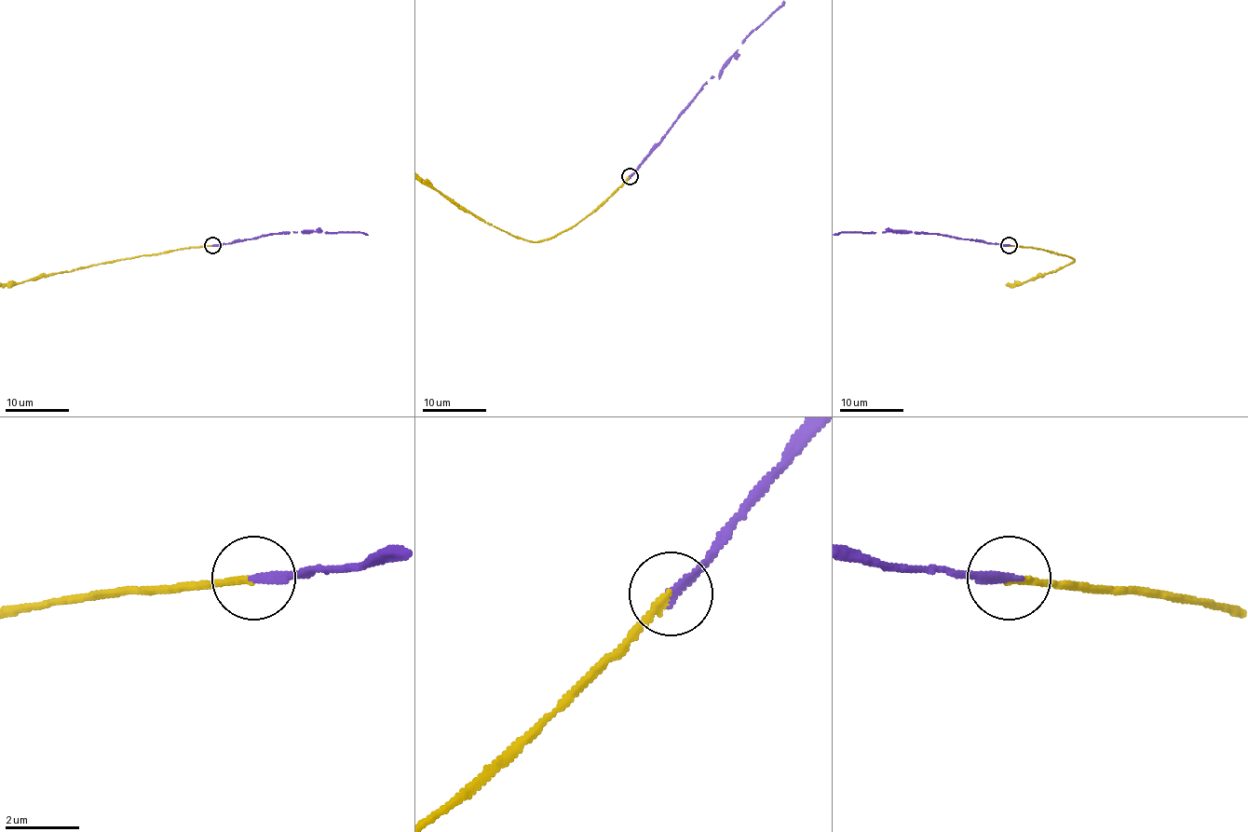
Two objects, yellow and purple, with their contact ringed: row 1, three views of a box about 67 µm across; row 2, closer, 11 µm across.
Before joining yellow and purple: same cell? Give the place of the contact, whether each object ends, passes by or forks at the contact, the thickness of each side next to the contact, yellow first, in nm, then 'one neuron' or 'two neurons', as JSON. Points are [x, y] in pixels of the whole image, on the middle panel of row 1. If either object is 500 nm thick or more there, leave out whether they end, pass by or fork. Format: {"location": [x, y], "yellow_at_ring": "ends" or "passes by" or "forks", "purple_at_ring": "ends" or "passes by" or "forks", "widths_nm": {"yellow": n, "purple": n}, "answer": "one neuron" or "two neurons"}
{"location": [630, 176], "yellow_at_ring": "ends", "purple_at_ring": "ends", "widths_nm": {"yellow": 180, "purple": 240}, "answer": "one neuron"}

